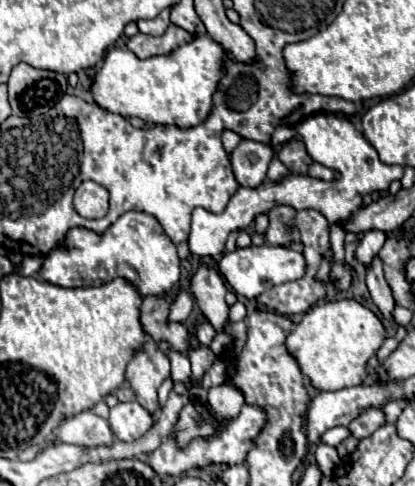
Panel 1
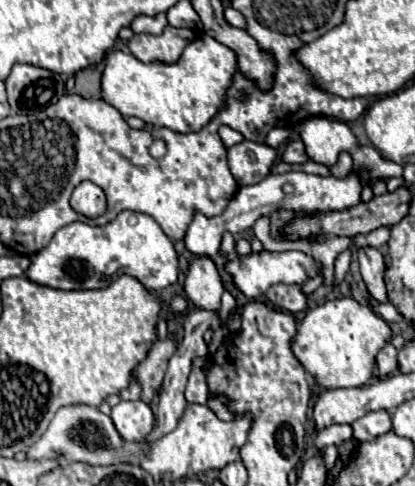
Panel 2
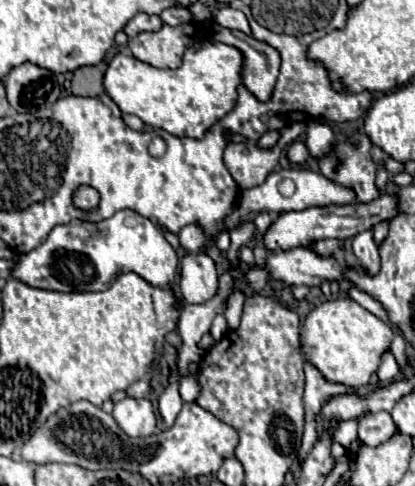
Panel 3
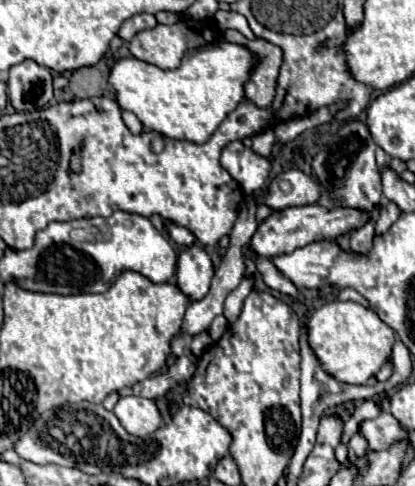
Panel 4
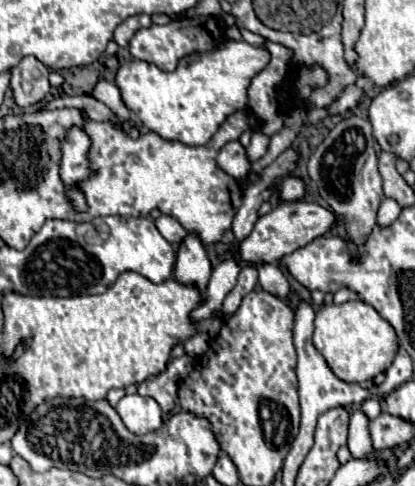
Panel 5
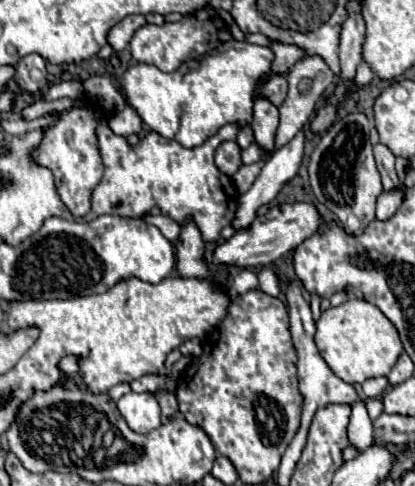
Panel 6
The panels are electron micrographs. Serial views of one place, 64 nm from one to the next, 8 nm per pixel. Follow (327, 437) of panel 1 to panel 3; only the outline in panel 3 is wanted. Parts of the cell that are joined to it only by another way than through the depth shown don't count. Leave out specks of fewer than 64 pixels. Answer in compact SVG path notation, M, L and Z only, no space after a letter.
M346 420L334 426L332 442L342 444L344 448L350 448L350 444L356 440L356 420Z

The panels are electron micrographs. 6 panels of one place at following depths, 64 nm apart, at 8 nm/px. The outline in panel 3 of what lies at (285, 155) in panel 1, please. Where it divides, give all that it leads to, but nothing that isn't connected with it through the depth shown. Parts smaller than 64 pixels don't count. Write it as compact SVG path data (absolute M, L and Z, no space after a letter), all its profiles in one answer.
M292 142L290 146L288 146L288 160L290 162L294 162L294 164L304 164L306 162L306 158L308 158L308 150L306 150L306 146L304 146L304 142Z

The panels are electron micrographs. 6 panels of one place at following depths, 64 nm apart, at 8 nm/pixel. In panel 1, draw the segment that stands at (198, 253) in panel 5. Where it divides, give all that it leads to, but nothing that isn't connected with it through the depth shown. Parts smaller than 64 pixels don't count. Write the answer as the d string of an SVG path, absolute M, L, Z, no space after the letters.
M200 266L192 278L190 290L198 302L198 308L202 310L206 320L214 326L214 330L224 332L228 324L230 306L224 300L228 290L224 286L222 276L210 266Z

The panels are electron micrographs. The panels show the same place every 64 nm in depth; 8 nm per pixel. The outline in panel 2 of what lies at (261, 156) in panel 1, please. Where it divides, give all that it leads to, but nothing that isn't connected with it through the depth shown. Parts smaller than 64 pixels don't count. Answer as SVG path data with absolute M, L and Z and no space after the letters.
M242 140L228 148L228 166L240 186L250 186L268 176L276 156L278 152L266 144Z

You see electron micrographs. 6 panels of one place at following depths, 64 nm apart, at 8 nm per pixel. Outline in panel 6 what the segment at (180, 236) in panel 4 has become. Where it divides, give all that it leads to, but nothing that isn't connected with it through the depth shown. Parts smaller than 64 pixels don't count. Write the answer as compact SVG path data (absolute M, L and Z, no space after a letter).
M146 216L144 218L148 224L154 224L156 228L160 228L160 232L170 240L170 242L176 242L178 240L178 236L180 236L180 224L176 222L176 220L172 220L172 218L168 218L168 216Z

